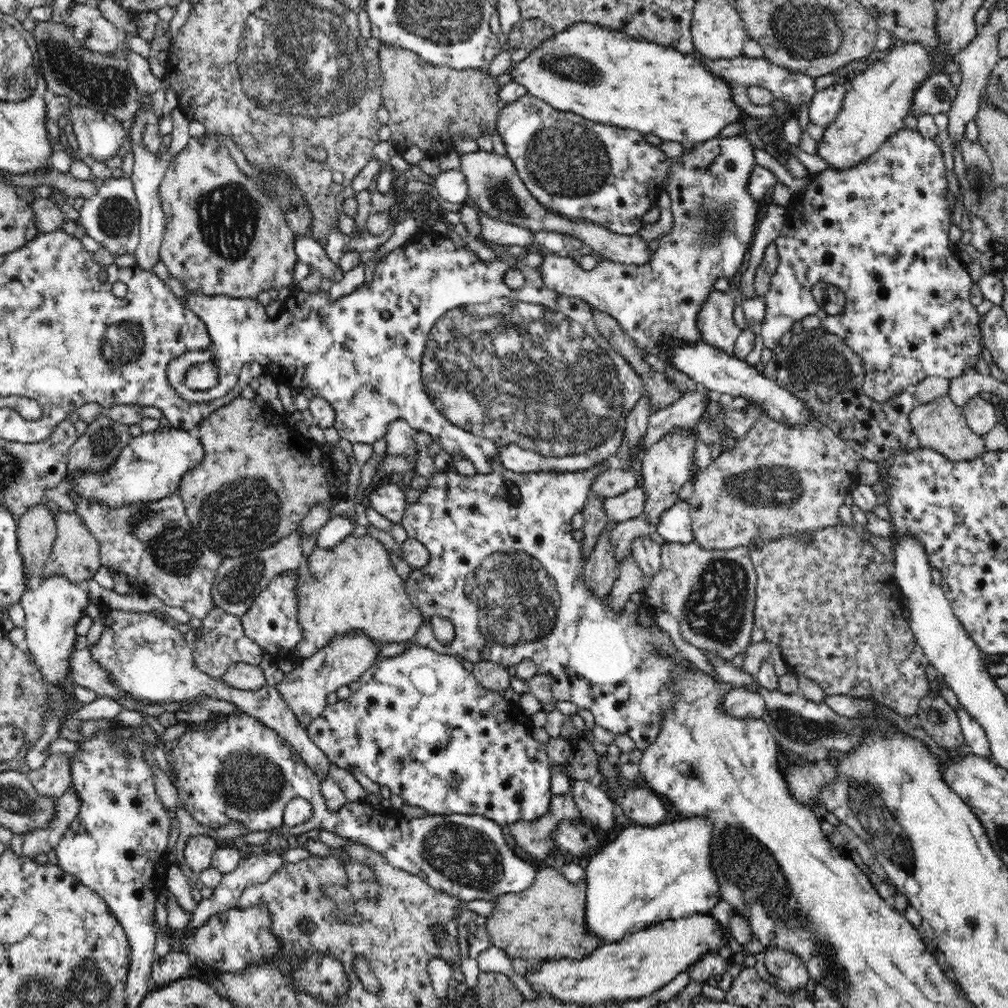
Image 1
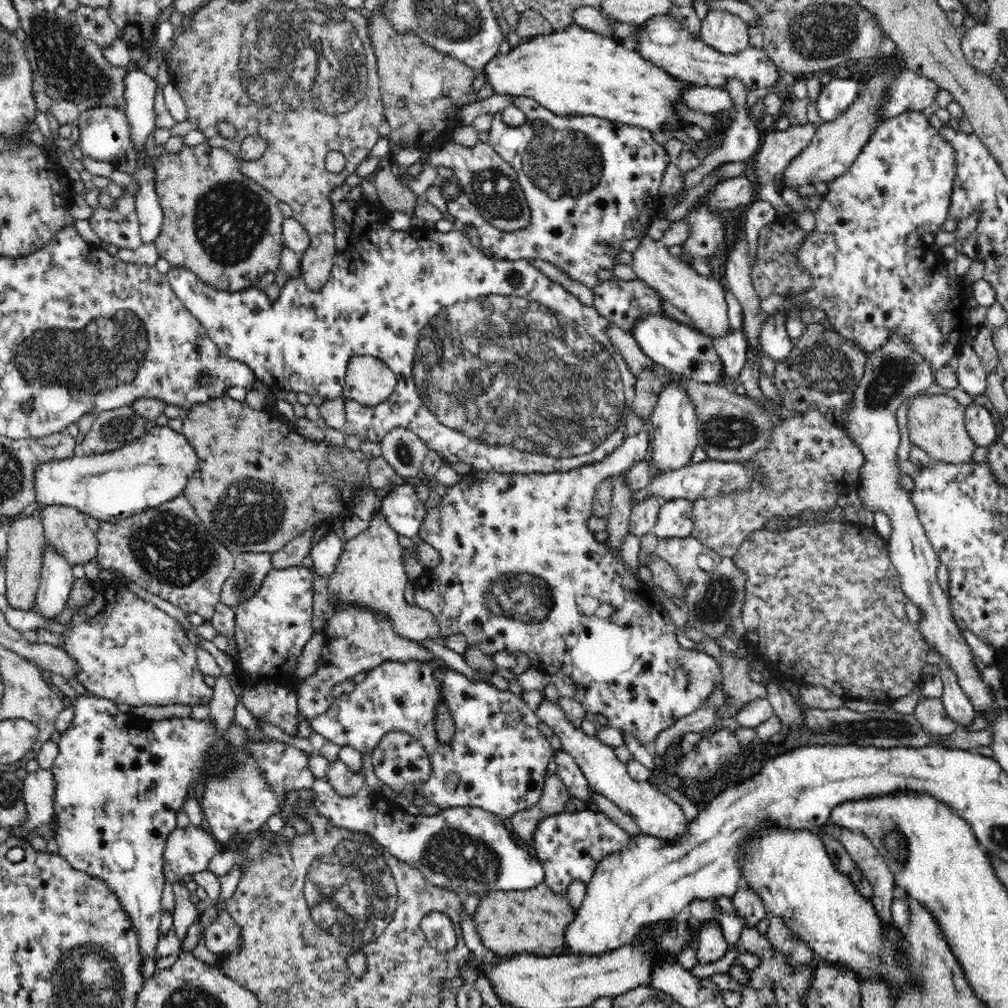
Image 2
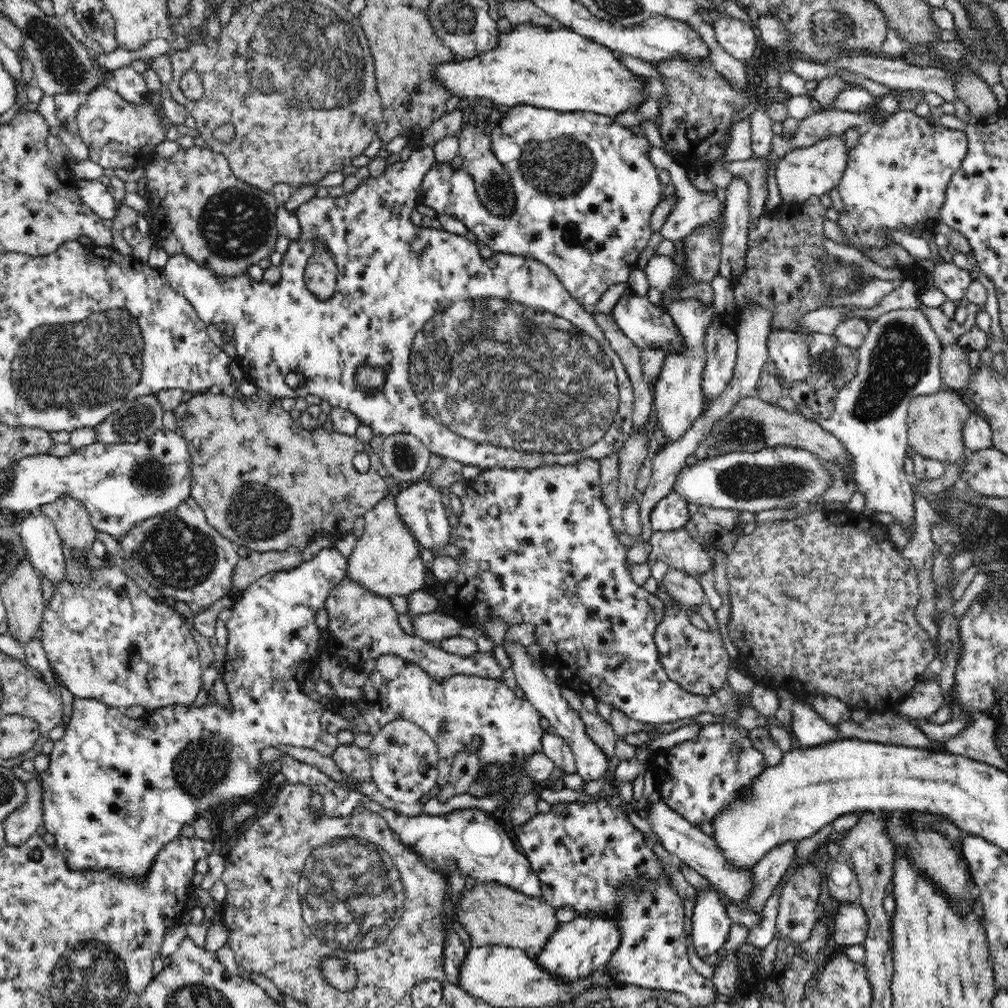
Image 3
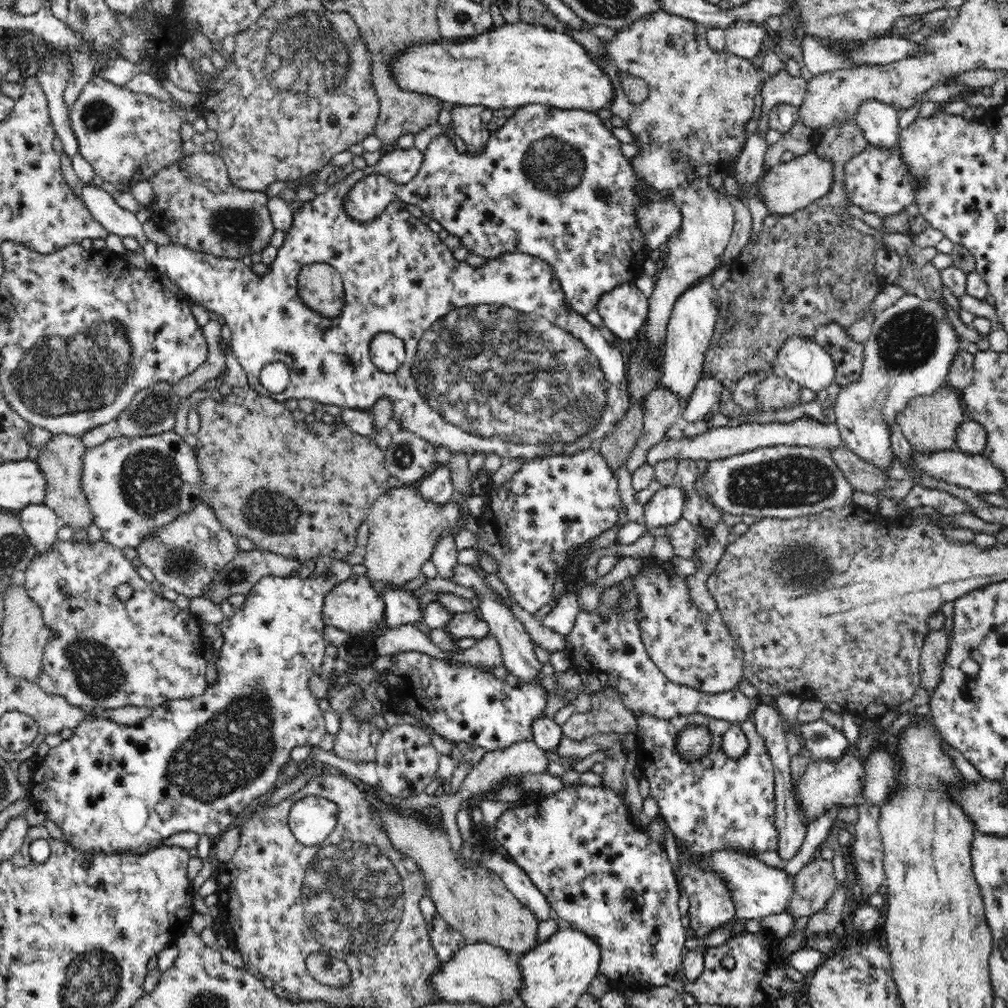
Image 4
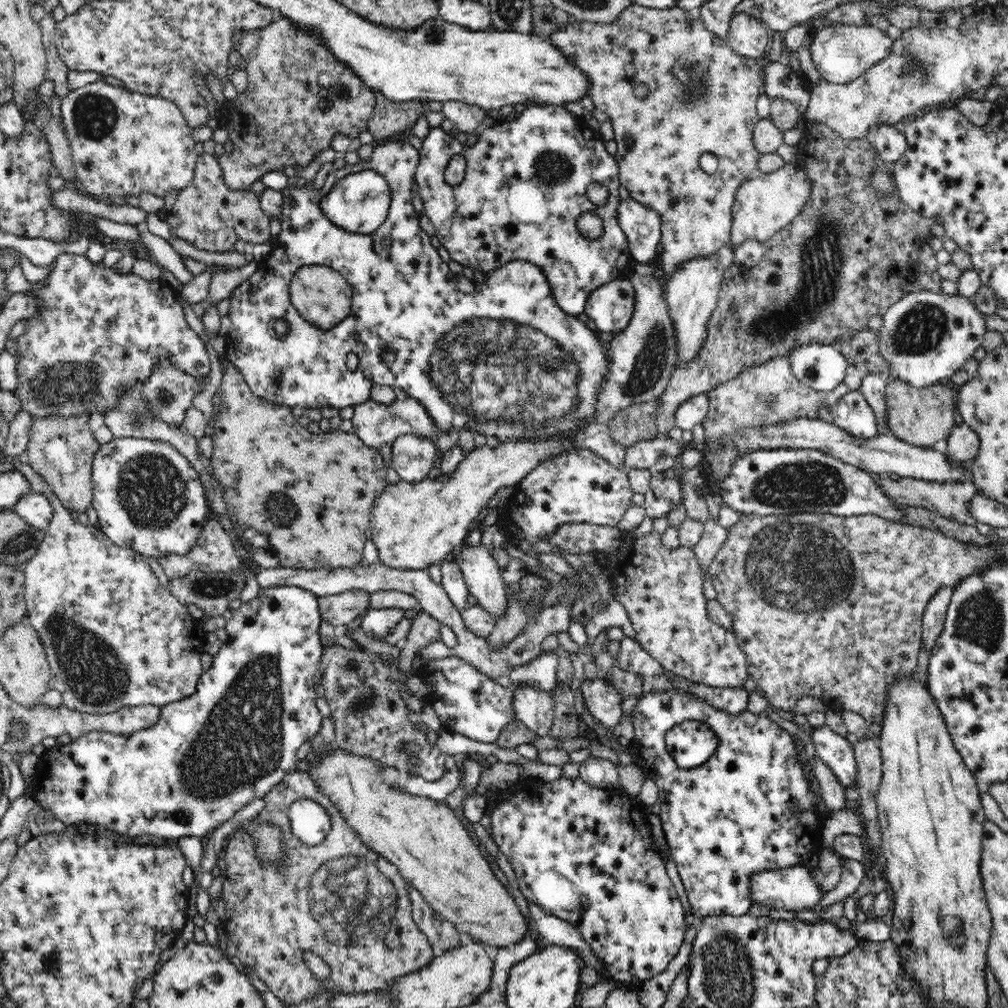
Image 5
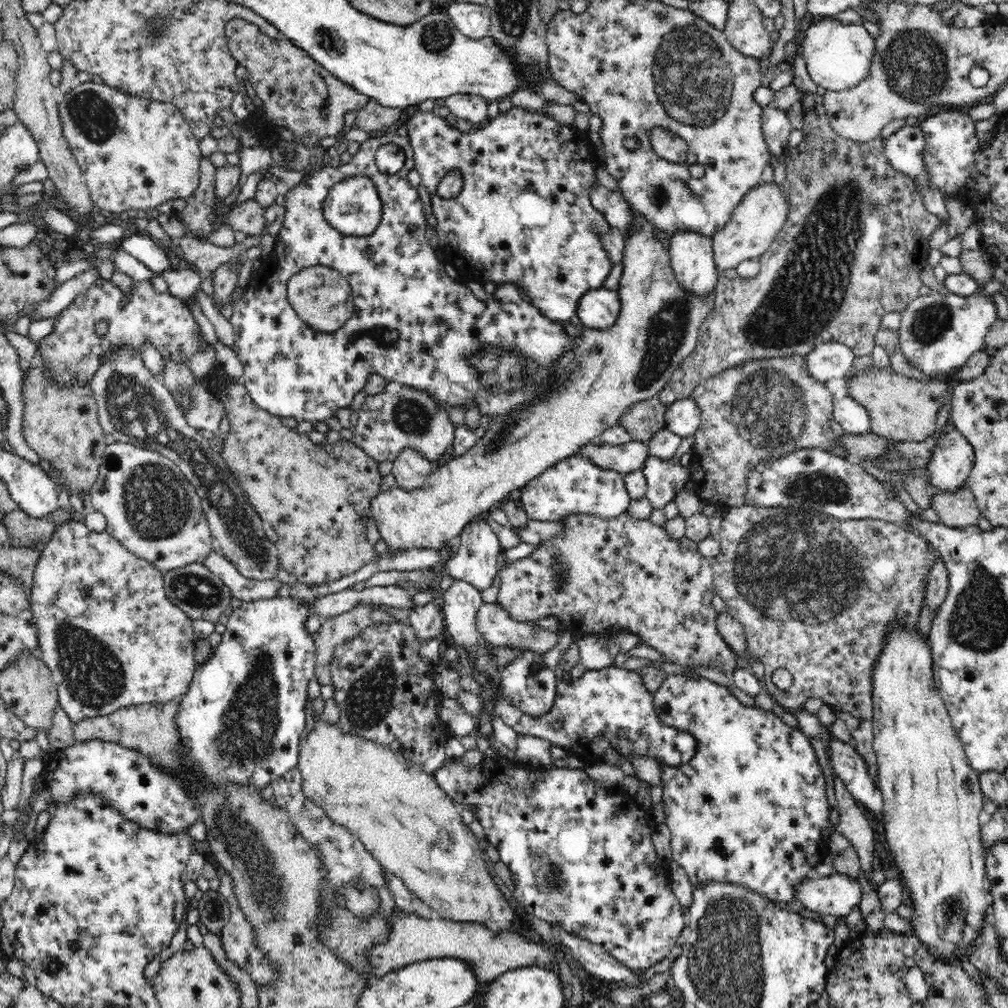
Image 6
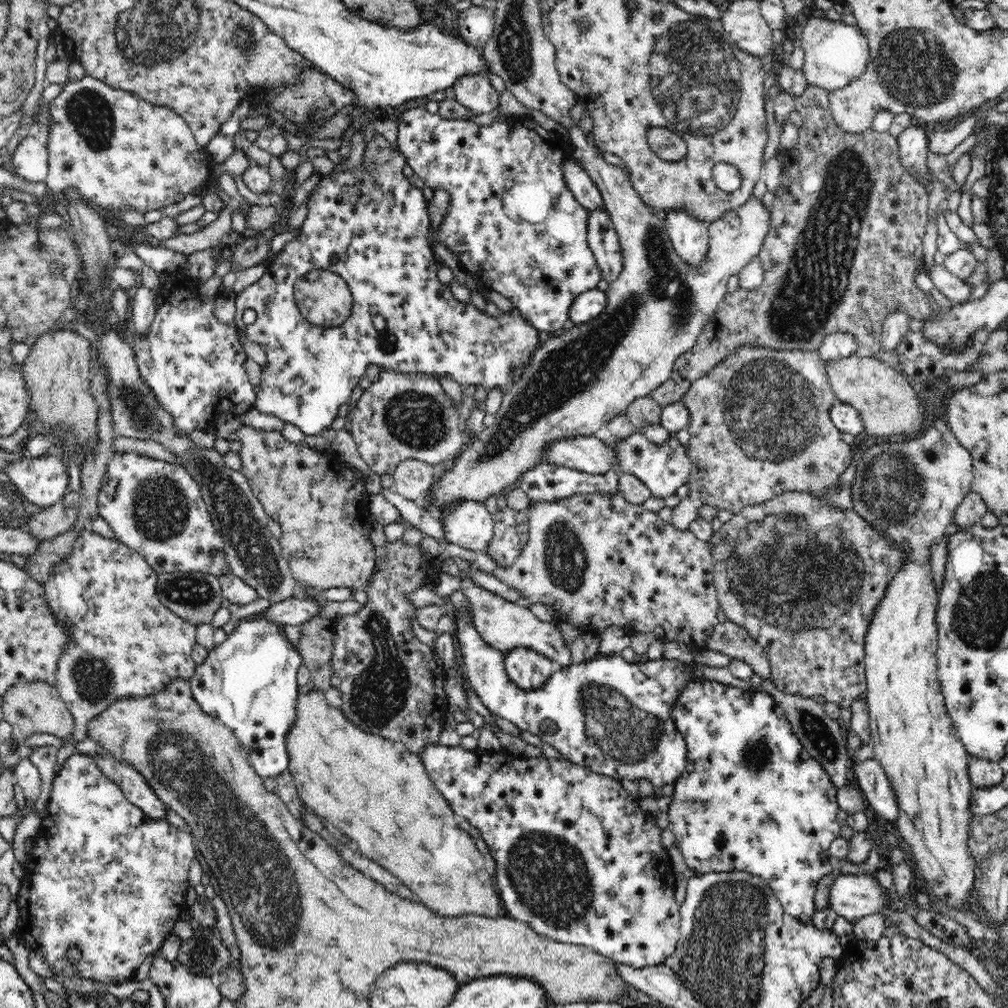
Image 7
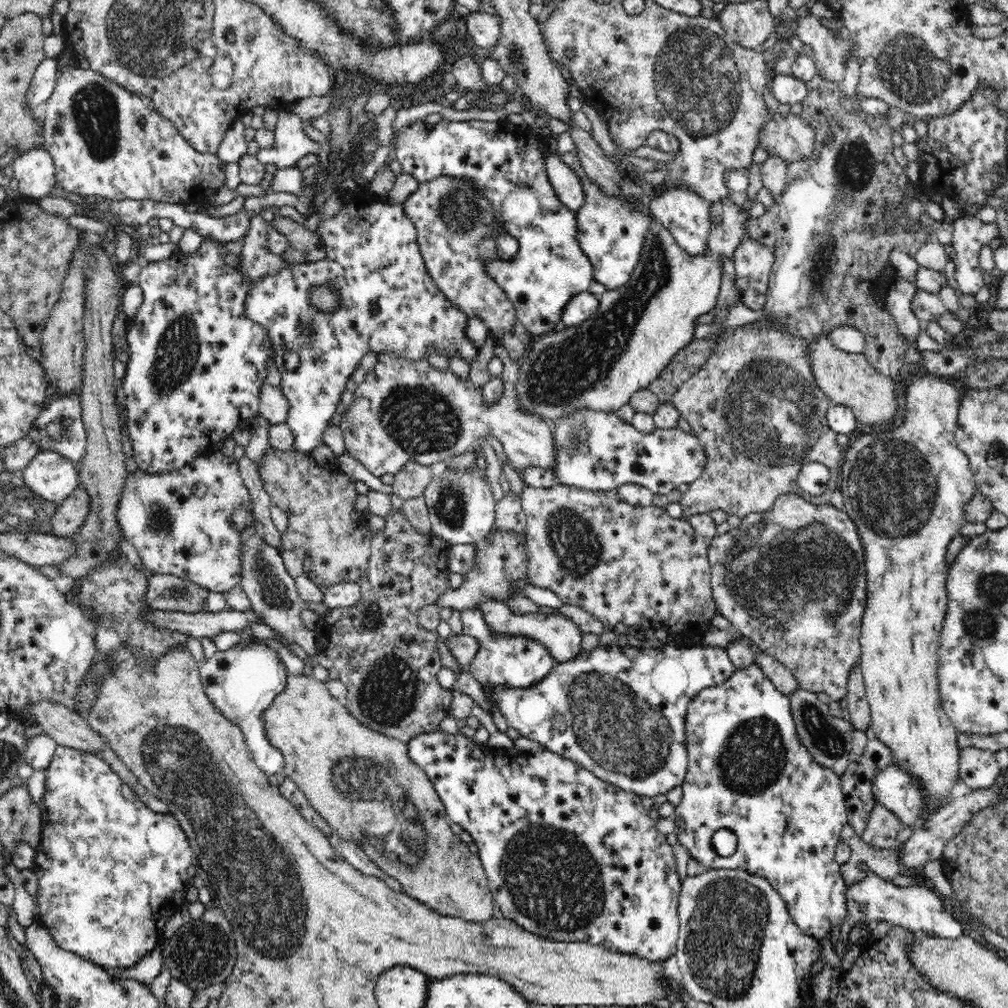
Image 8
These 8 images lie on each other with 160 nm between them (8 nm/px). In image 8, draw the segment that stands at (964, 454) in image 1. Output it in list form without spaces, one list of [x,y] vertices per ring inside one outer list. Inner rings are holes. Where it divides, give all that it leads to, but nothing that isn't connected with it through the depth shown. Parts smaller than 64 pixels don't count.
[[[828,333],[820,335],[815,342],[808,343],[807,346],[816,382],[832,404],[850,407],[858,423],[871,427],[894,420],[898,406],[896,406],[896,386],[892,378],[878,372],[863,354],[840,350],[830,341]]]

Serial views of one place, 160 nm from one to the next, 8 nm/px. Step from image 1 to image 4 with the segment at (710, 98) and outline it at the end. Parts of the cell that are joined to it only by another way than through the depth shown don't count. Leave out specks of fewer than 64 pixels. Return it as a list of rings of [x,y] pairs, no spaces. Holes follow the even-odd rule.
[[[519,21],[494,27],[483,35],[471,36],[463,42],[442,38],[440,44],[420,43],[420,48],[408,47],[408,52],[396,60],[396,80],[408,92],[434,96],[454,105],[482,105],[493,111],[520,108],[530,104],[543,104],[564,110],[602,110],[615,99],[616,88],[611,77],[595,64],[591,52],[562,30],[552,30],[541,25]]]

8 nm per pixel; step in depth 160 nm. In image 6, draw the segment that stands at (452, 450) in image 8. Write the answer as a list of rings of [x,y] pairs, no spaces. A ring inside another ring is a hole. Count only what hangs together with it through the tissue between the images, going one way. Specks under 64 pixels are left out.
[[[394,381],[386,383],[381,393],[368,395],[364,403],[357,410],[358,420],[354,428],[354,445],[362,448],[368,457],[371,457],[376,463],[392,462],[405,450],[412,448],[430,462],[437,461],[446,450],[453,446],[455,442],[455,428],[452,420],[448,417],[446,407],[440,406],[428,391],[416,390],[416,387],[410,387]],[[595,441],[582,447],[581,453],[584,457],[588,457],[592,465],[598,465],[602,469],[611,469],[623,476],[642,470],[646,460],[650,458],[648,444],[642,441],[631,441],[618,446],[598,445]]]

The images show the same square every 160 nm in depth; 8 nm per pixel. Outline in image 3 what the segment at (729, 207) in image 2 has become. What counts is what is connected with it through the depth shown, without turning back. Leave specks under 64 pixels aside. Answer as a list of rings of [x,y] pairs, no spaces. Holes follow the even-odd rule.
[[[650,145],[647,150],[647,155],[657,170],[667,170],[669,172],[671,183],[673,184],[673,188],[675,188],[674,206],[660,230],[660,234],[662,234],[666,240],[675,241],[677,239],[683,239],[694,232],[694,230],[706,226],[706,224],[710,224],[710,222],[716,222],[716,219],[722,217],[723,210],[725,209],[723,190],[719,190],[716,193],[709,193],[696,189],[696,187],[690,183],[688,176],[686,176],[685,168],[670,155],[666,154],[666,152],[662,152],[660,148]]]

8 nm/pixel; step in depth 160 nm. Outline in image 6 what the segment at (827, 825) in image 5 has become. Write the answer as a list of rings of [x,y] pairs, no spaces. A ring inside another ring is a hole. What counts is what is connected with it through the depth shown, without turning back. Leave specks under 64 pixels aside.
[[[836,775],[833,778],[838,808],[838,817],[836,818],[836,823],[838,824],[834,826],[834,832],[845,836],[856,847],[860,857],[861,870],[869,883],[875,886],[875,883],[872,882],[872,862],[874,850],[876,850],[872,841],[874,830],[872,830],[872,826],[864,817],[860,806],[858,807],[854,803],[854,797],[846,789],[844,782]]]

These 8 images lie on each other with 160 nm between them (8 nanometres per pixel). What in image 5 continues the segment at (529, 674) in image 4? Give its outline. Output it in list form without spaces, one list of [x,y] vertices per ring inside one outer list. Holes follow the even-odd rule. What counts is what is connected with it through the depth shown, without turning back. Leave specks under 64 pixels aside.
[[[491,520],[482,527],[482,538],[479,546],[468,547],[463,546],[460,554],[456,555],[454,560],[458,563],[458,567],[462,572],[466,585],[468,585],[468,592],[477,600],[477,604],[492,618],[498,620],[502,618],[504,611],[507,611],[507,593],[504,589],[504,581],[502,579],[502,571],[497,565],[497,562],[492,557],[492,550],[503,546],[504,532],[497,524]]]

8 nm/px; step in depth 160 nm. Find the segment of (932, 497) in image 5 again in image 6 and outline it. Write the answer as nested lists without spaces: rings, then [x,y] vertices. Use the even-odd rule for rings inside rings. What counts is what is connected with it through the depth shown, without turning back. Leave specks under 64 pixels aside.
[[[966,486],[952,493],[934,491],[932,508],[937,510],[941,523],[952,528],[976,526],[981,517],[974,494]]]

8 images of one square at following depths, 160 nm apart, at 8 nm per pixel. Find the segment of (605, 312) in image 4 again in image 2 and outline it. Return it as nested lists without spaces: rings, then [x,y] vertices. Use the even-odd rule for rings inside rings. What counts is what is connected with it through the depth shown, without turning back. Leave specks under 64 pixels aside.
[[[644,315],[634,324],[634,330],[630,333],[637,340],[638,346],[644,354],[676,376],[692,379],[699,383],[726,384],[723,364],[719,353],[715,351],[712,339],[692,326],[683,325],[672,318],[664,318],[662,315]]]

